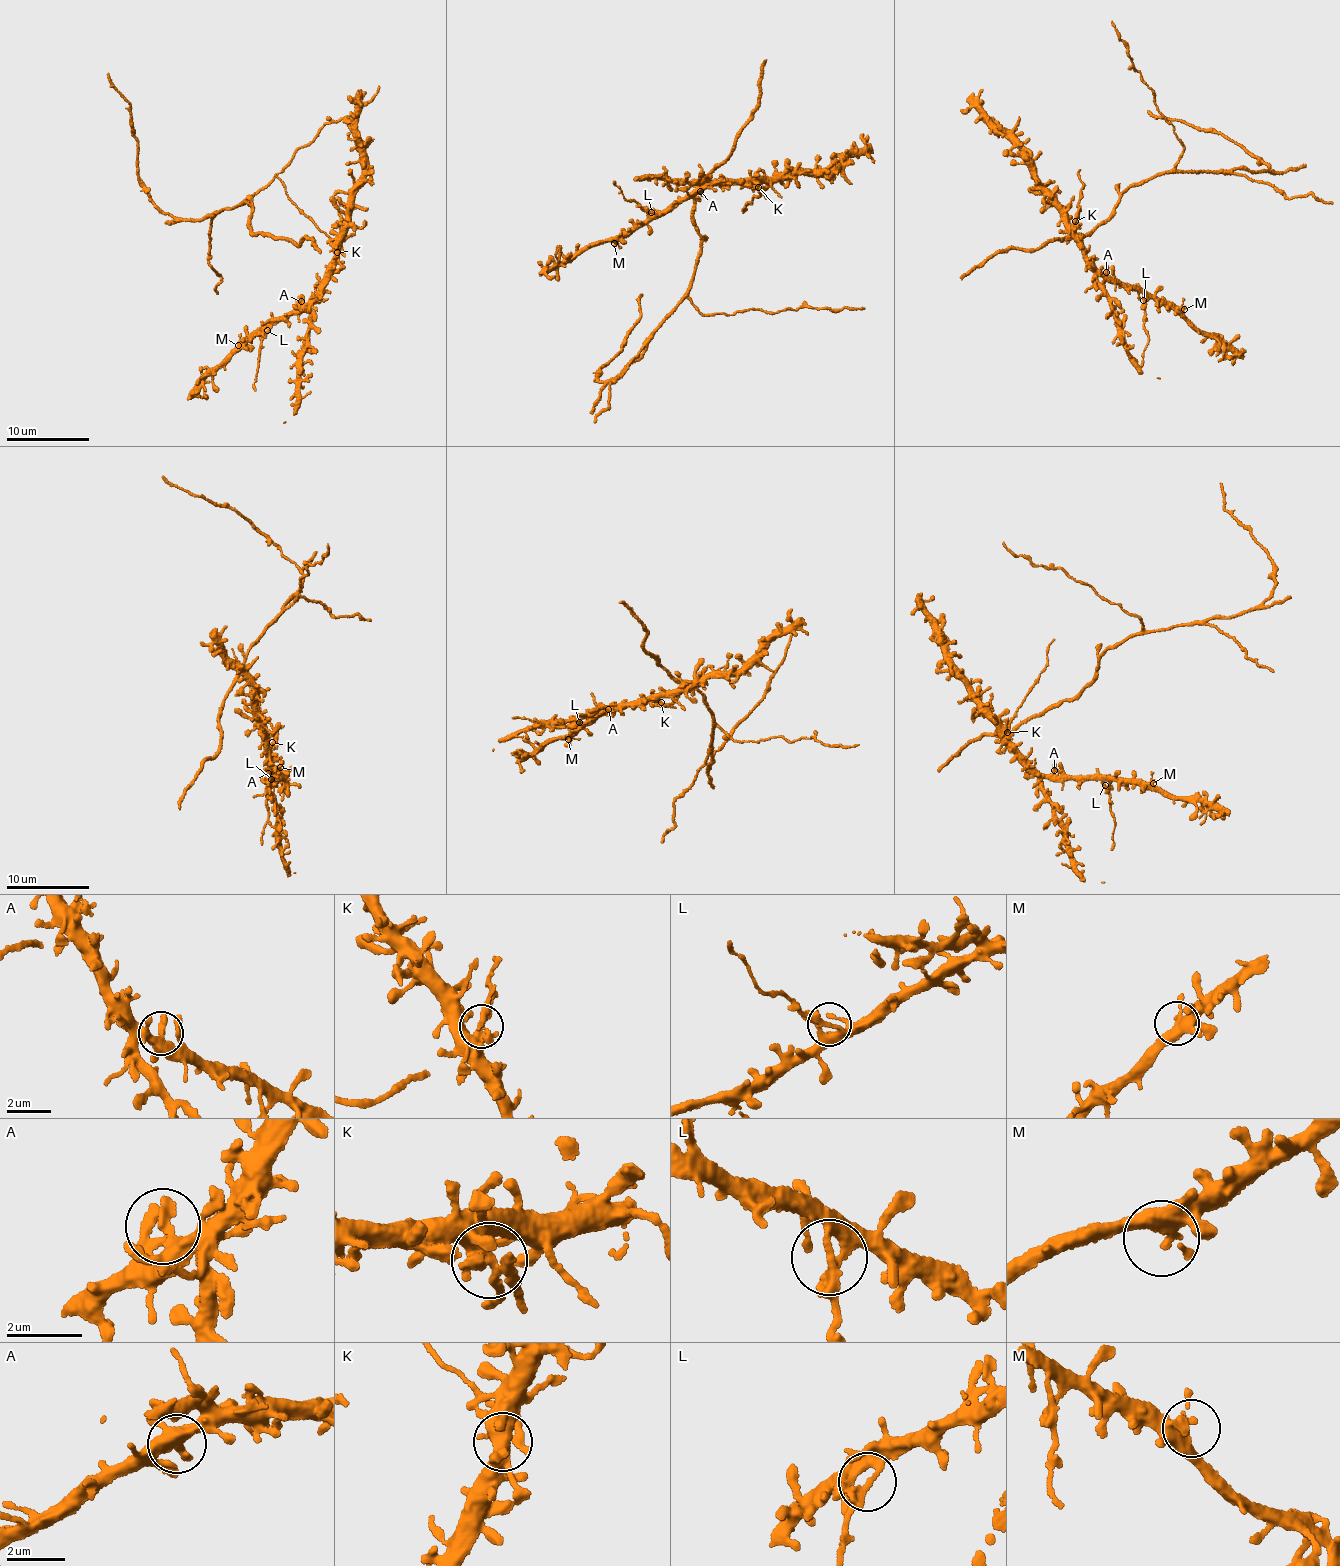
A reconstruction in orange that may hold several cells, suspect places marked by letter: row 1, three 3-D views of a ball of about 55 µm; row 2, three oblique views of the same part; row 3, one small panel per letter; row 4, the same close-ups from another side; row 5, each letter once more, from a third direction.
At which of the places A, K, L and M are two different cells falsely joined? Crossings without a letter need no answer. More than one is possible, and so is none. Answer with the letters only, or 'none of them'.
K, L

